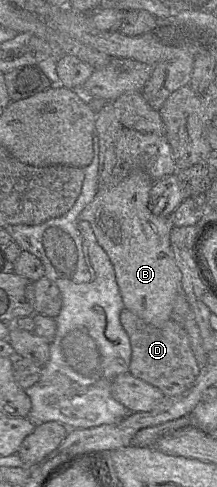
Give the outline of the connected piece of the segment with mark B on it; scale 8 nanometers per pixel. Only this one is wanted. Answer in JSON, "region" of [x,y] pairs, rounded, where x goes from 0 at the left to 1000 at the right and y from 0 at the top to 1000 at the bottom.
{"region":[[[608,351],[590,361],[581,361],[562,372],[553,372],[530,382],[461,382],[456,378],[456,386],[433,409],[373,435],[373,450],[410,456],[452,501],[479,511],[525,548],[535,579],[548,589],[571,630],[604,639],[608,643],[618,643],[622,647],[631,647],[673,663],[705,669],[742,669],[751,667],[751,663],[788,655],[788,645],[802,632],[802,616],[825,602],[839,602],[834,600],[839,563],[806,538],[802,522],[793,515],[783,480],[802,464],[783,452],[783,444],[779,446],[719,444],[682,427],[687,396],[705,378],[710,370],[664,351]]]}

